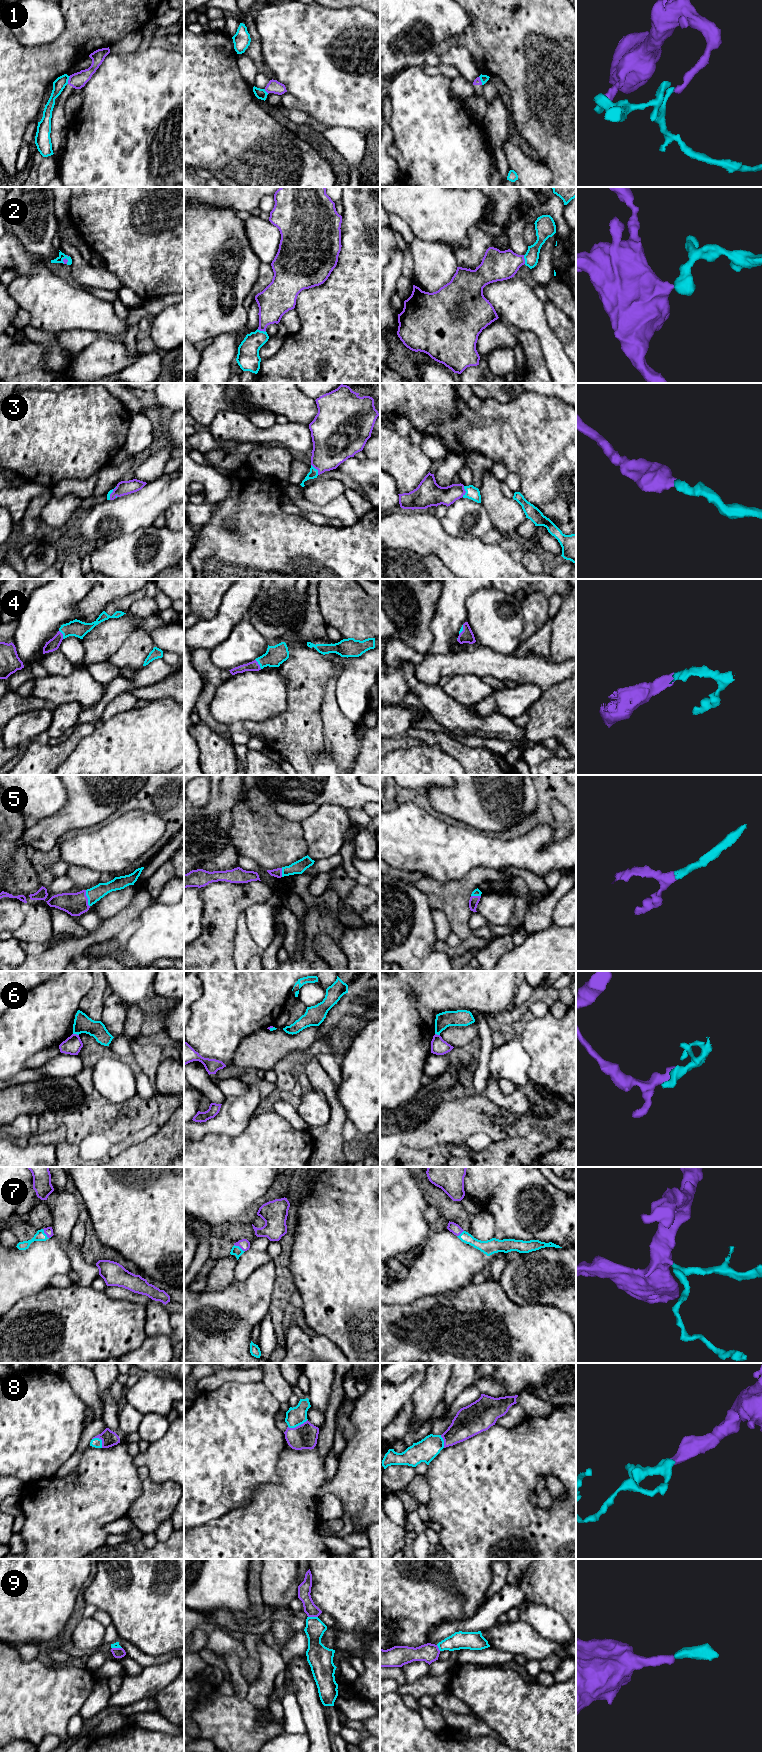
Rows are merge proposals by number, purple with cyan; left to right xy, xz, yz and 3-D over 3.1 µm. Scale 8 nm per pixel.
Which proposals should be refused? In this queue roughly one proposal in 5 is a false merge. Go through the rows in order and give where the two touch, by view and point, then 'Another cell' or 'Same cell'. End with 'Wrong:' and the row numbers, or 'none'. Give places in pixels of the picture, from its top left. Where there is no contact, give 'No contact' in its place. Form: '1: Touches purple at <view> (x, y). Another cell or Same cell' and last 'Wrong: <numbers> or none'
1: Touches purple at xy (68, 80). Another cell
2: Touches purple at yz (524, 259). Same cell
3: Touches purple at yz (465, 491). Same cell
4: Touches purple at xz (258, 664). Same cell
5: Touches purple at xy (87, 898). Same cell
6: Touches purple at xy (76, 1034). Another cell
7: Touches purple at xy (45, 1233). Same cell
8: Touches purple at xz (297, 1426). Same cell
9: Touches purple at xz (313, 1616). Same cell
Wrong: 1, 6

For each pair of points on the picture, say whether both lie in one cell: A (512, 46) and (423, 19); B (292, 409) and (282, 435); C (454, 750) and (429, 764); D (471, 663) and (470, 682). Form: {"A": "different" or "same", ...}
{"A": "different", "B": "different", "C": "different", "D": "different"}

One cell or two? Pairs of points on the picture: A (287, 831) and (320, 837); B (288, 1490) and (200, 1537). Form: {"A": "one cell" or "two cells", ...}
{"A": "two cells", "B": "one cell"}

